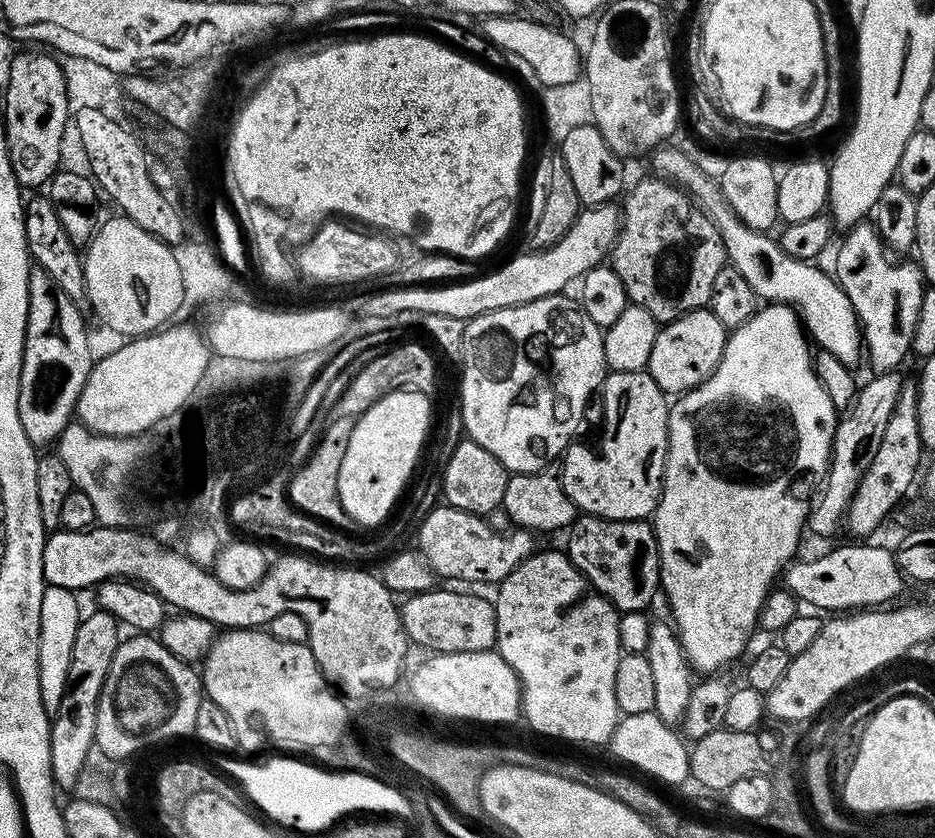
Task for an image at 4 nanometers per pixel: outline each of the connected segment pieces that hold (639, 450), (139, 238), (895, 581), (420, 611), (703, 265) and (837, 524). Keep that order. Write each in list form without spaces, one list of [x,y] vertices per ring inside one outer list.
[[[647,371],[613,372],[604,377],[604,429],[600,432],[600,449],[595,452],[584,444],[573,442],[563,453],[564,469],[559,469],[560,485],[581,513],[607,520],[648,520],[655,513],[664,483],[664,463],[668,457],[669,397],[657,386]]]
[[[116,214],[113,220],[105,219],[100,224],[82,257],[91,311],[110,331],[121,332],[121,337],[147,336],[163,329],[184,304],[186,273],[175,261],[173,249],[123,214]]]
[[[848,542],[841,548],[832,548],[825,556],[816,556],[813,560],[793,559],[782,573],[783,587],[787,588],[801,605],[809,604],[809,609],[819,610],[824,614],[848,614],[853,610],[876,610],[888,606],[906,585],[906,577],[896,564],[896,557],[891,551],[879,548],[872,542]]]
[[[414,592],[408,600],[399,605],[400,621],[409,641],[413,645],[421,644],[432,654],[441,652],[490,652],[496,647],[496,605],[484,596],[475,596],[472,592]]]
[[[667,178],[640,180],[627,189],[622,203],[622,223],[610,253],[610,266],[622,278],[629,301],[650,310],[657,322],[677,320],[707,305],[718,270],[726,267],[724,243],[710,218],[683,188]]]
[[[899,371],[876,372],[868,381],[859,385],[856,401],[851,409],[837,419],[832,439],[832,458],[828,462],[828,471],[822,481],[822,487],[815,497],[808,514],[806,525],[809,533],[816,536],[832,536],[841,531],[844,512],[850,498],[862,482],[862,474],[874,462],[874,454],[882,442],[882,433],[890,423],[890,414],[894,414],[894,405],[898,403],[898,394],[902,394],[905,377]]]

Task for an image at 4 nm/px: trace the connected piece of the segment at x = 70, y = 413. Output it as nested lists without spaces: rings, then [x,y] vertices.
[[[33,267],[28,274],[28,321],[26,322],[26,334],[24,335],[24,357],[22,358],[22,370],[20,371],[20,393],[18,394],[18,414],[22,418],[22,430],[26,430],[26,438],[30,438],[33,446],[41,446],[40,444],[48,444],[55,441],[64,429],[68,427],[70,421],[73,419],[76,403],[82,394],[82,386],[86,386],[86,378],[90,374],[94,363],[94,355],[88,349],[88,332],[84,329],[84,320],[86,320],[85,313],[79,312],[74,302],[70,300],[62,292],[58,285],[52,281],[50,274],[40,267]]]

